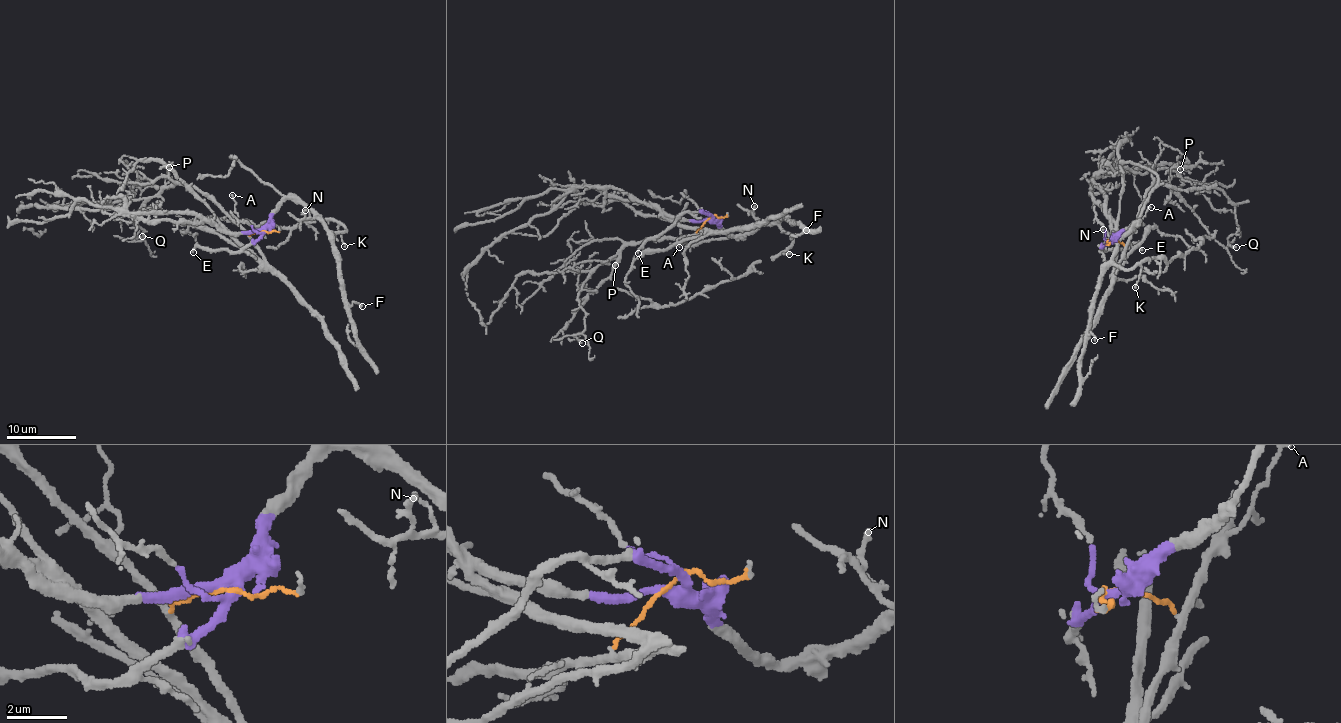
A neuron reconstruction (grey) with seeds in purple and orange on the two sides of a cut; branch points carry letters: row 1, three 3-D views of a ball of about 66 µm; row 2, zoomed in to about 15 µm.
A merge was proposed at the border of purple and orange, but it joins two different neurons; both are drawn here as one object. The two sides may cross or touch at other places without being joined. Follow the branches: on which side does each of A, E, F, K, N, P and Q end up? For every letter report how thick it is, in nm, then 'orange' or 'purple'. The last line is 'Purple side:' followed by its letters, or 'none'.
A: 140 nm thick; orange
E: 180 nm thick; purple
F: 140 nm thick; purple
K: 110 nm thick; purple
N: 130 nm thick; purple
P: 120 nm thick; orange
Q: 140 nm thick; orange
Purple side: E, F, K, N

